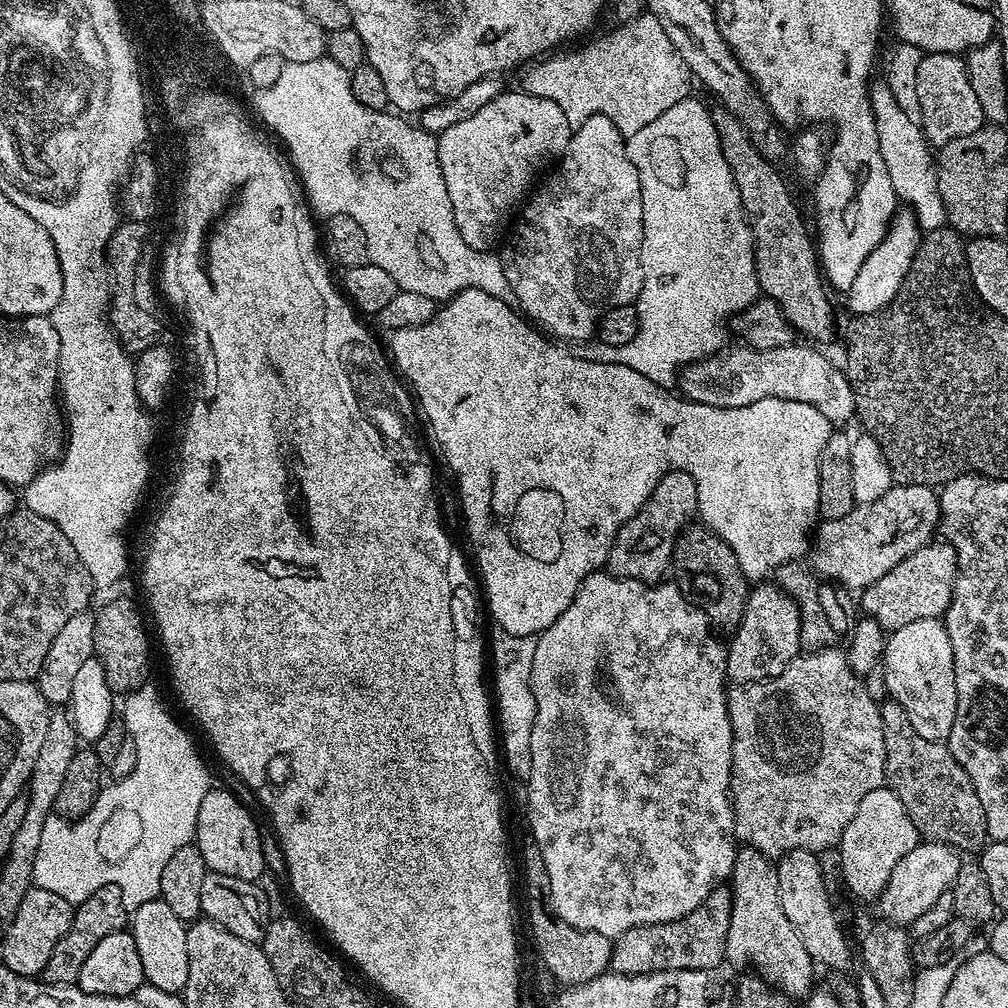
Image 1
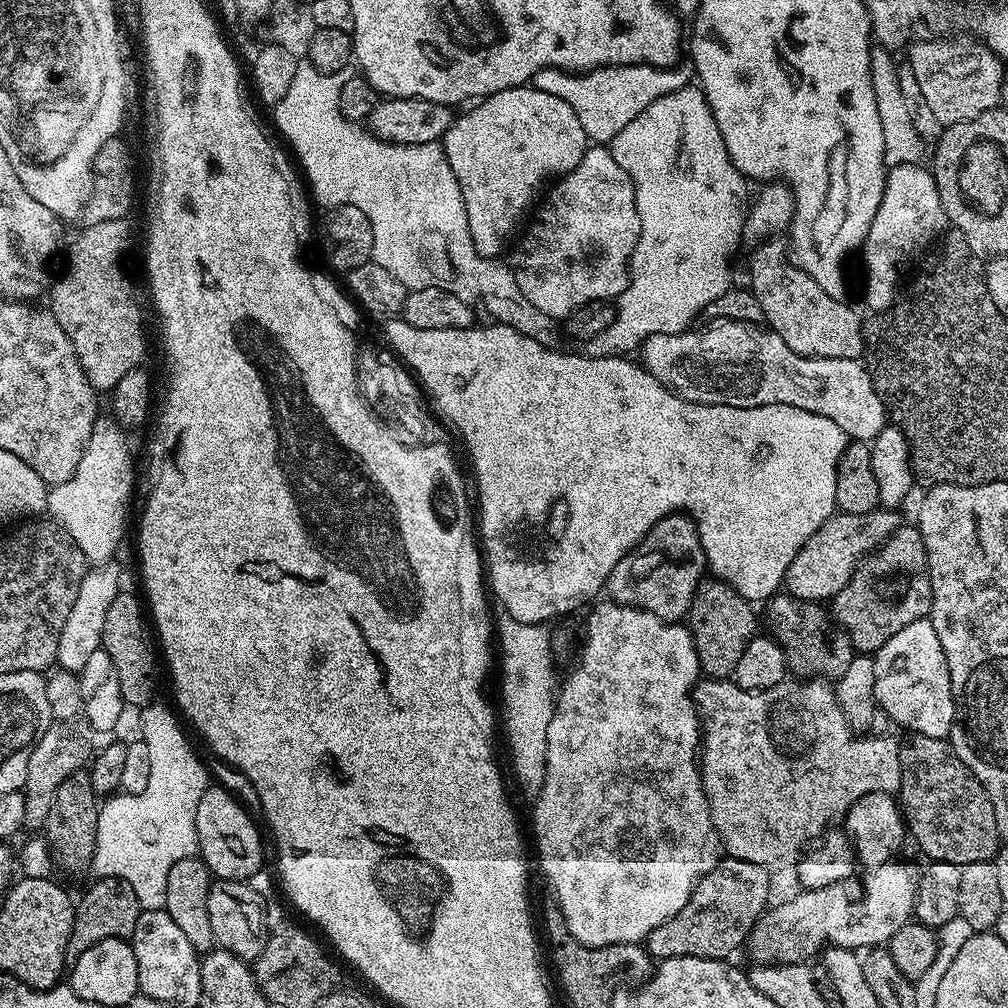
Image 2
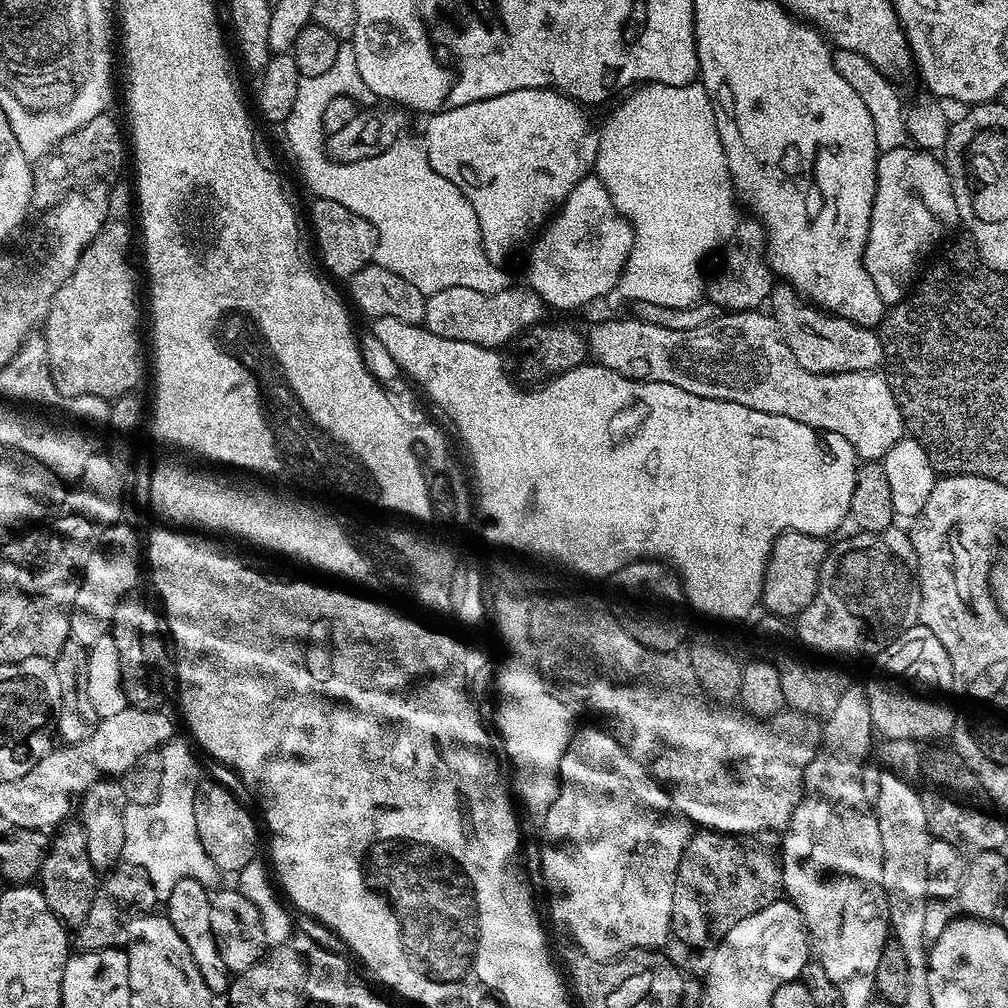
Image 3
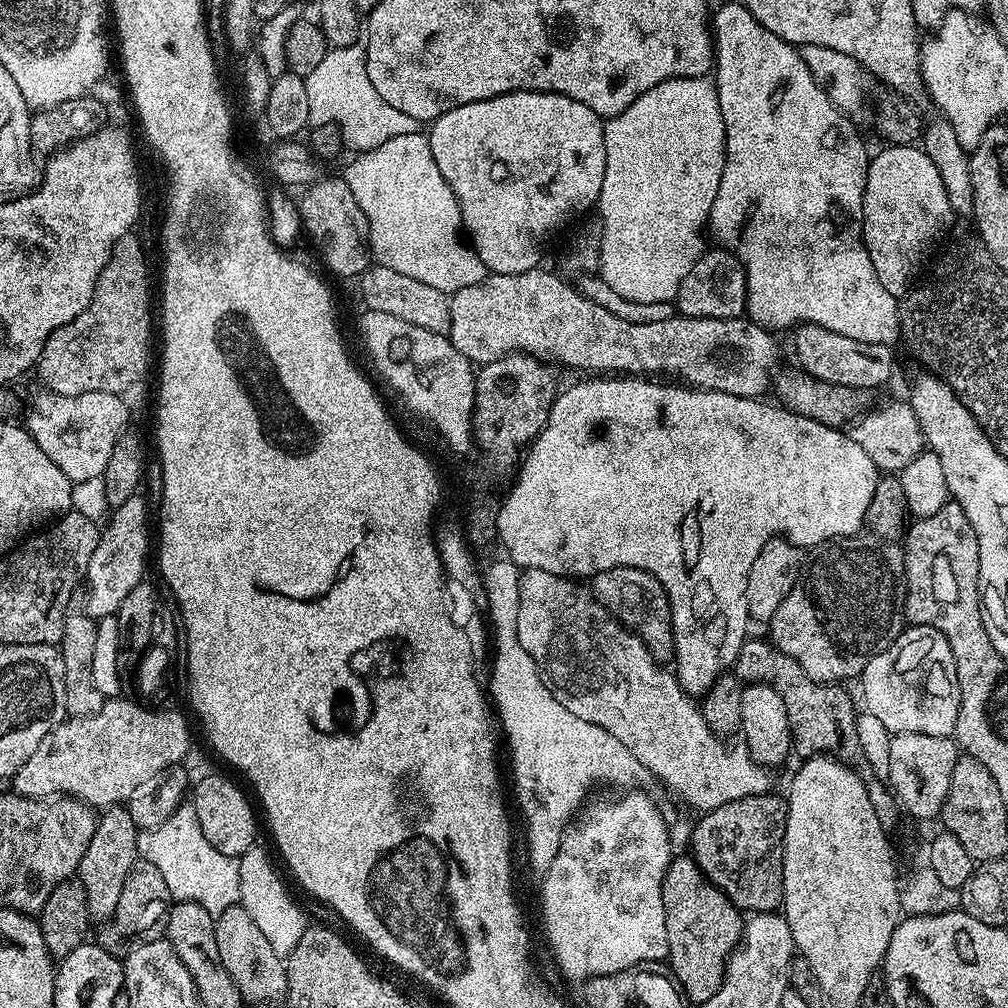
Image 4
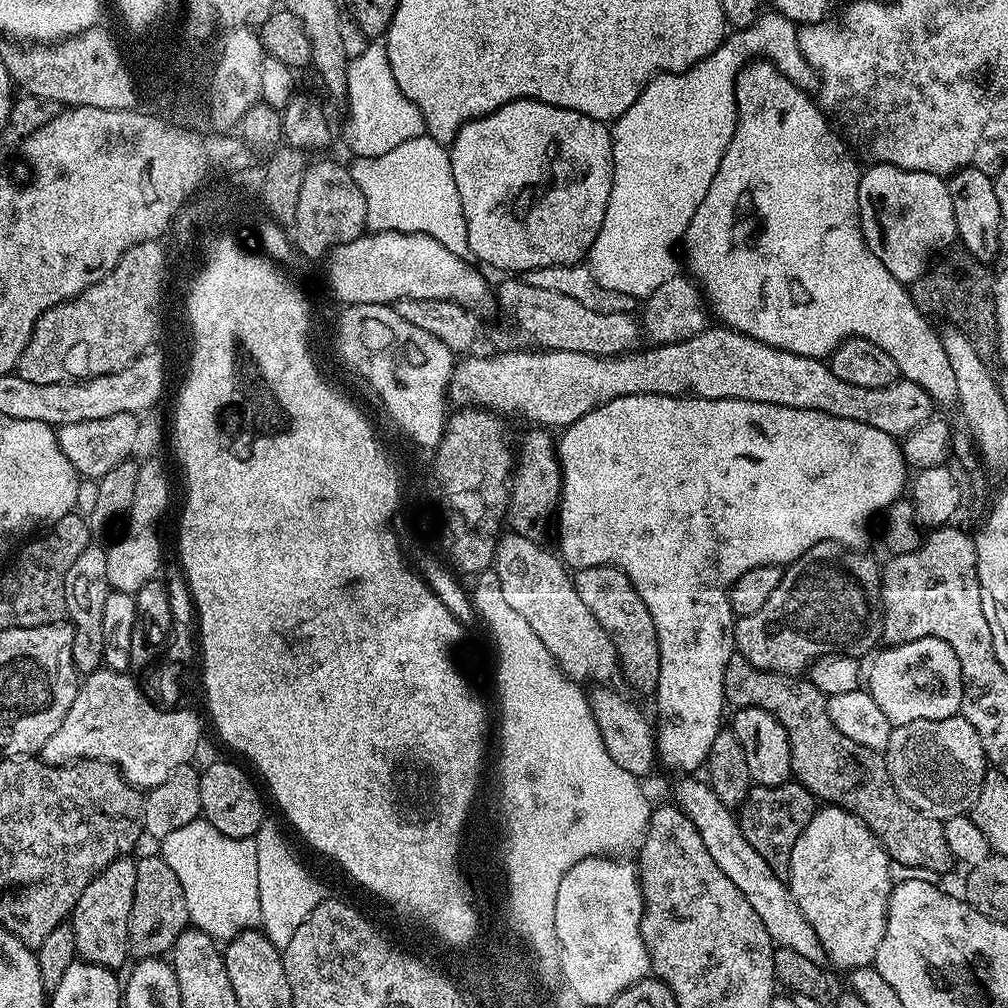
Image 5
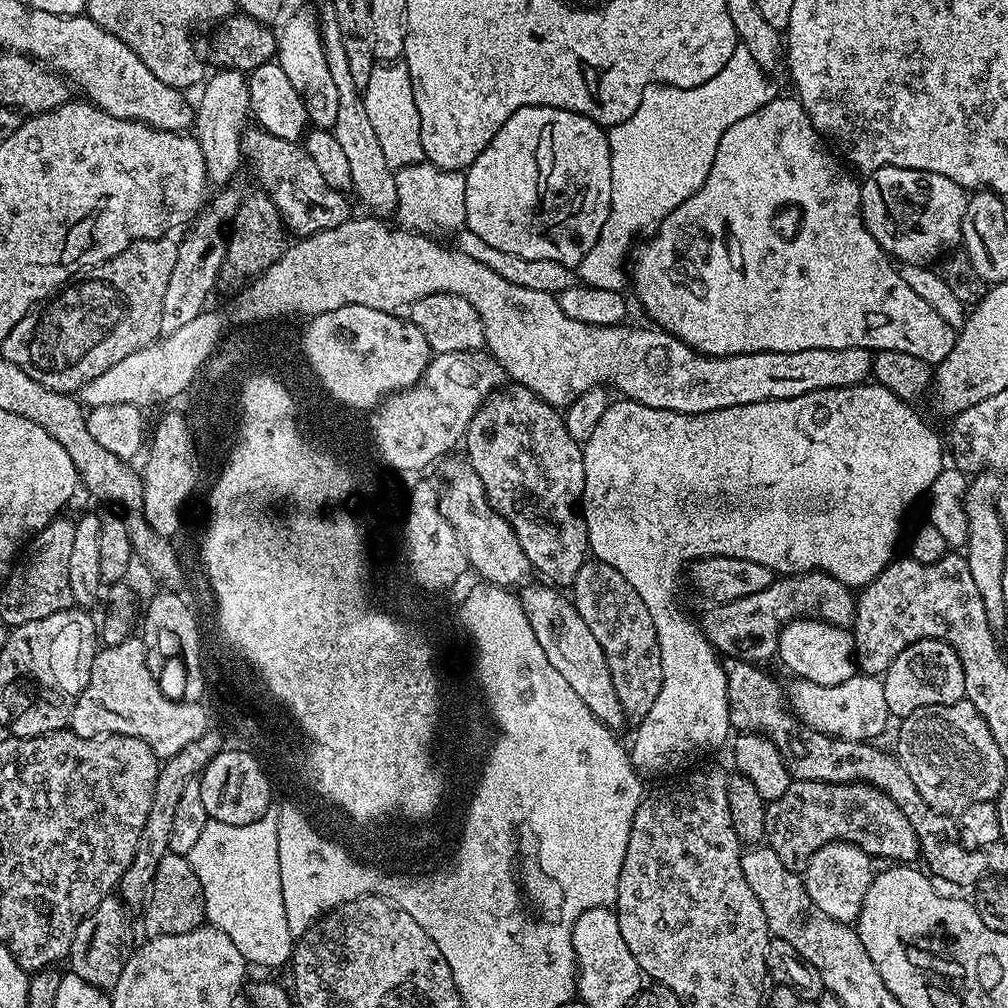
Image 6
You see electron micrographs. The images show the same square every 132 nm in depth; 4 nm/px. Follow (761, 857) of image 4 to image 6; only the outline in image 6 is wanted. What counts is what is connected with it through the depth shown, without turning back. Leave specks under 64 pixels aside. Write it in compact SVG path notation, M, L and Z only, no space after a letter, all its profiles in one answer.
M793 780L782 798L766 807L767 847L778 854L782 866L797 874L803 873L810 858L822 846L833 842L853 844L867 856L888 860L884 862L912 862L920 856L918 834L898 810L898 806L873 784L827 784L813 780Z

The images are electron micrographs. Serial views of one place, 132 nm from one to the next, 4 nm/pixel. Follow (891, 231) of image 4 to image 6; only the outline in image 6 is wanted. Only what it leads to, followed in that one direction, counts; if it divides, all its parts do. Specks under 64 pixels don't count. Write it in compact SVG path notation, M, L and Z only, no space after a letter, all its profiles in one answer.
M898 166L880 168L865 180L868 181L863 181L860 189L860 212L864 215L864 224L893 261L928 266L939 261L945 253L961 243L960 231L968 196L965 189L958 186L958 182L950 182L950 178L942 178L942 174L930 174Z

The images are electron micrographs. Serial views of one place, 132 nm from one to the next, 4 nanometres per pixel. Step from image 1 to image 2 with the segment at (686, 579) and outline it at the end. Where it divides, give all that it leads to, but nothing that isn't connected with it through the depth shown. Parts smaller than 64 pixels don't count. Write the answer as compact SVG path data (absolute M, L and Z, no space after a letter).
M705 578L700 581L686 617L686 627L692 634L700 670L705 677L723 680L735 673L742 650L746 650L758 632L758 612L752 608L755 608L753 601L742 598L742 594L724 580Z

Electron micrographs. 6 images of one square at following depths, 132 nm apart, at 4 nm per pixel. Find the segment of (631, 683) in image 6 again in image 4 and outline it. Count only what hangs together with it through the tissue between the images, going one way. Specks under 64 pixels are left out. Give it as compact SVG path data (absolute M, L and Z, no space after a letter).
M611 568L591 577L590 591L607 612L612 613L650 650L657 664L664 666L675 657L672 602L658 578L637 568Z

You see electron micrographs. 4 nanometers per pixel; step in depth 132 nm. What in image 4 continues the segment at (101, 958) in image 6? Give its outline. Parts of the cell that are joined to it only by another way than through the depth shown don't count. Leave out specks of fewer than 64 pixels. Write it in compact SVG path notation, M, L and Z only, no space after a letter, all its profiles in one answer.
M109 806L99 813L94 838L90 838L90 846L86 846L78 869L80 885L86 890L88 915L93 921L111 921L114 910L118 910L118 897L126 883L126 874L130 874L138 859L137 835L134 818L130 818L127 807Z

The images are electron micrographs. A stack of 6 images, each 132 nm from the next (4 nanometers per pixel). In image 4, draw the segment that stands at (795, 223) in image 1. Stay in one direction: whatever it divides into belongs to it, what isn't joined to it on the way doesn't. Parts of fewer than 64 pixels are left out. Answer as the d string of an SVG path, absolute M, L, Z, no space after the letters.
M801 324L795 329L792 344L796 347L796 360L801 369L809 376L822 382L830 382L834 386L850 386L851 388L866 388L877 390L892 376L896 368L896 360L892 357L893 349L887 344L874 342L858 342L858 338L846 338L846 334L838 334L834 330L826 330L817 324Z

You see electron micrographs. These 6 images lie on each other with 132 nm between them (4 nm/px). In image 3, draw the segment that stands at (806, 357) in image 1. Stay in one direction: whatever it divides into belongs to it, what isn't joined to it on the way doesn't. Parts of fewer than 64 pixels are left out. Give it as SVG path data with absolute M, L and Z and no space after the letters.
M767 311L720 314L694 330L666 330L666 326L627 319L604 320L586 332L595 363L626 378L682 386L702 398L738 402L766 414L794 418L821 433L842 434L864 462L883 461L890 446L905 439L904 419L887 376L879 371L818 374L798 366Z

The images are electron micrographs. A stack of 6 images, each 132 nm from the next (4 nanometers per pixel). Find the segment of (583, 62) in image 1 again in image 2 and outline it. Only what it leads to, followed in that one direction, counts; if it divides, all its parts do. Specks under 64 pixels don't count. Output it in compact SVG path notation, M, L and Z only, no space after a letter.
M680 62L671 68L649 64L608 65L584 73L563 72L559 68L543 68L532 76L531 87L561 98L575 113L591 141L609 143L622 128L642 114L651 102L687 87L694 76L691 63Z

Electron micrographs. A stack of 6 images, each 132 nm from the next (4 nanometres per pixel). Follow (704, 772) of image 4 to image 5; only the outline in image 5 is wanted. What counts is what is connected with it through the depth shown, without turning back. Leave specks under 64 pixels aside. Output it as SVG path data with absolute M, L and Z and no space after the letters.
M520 535L499 537L494 570L502 586L502 595L515 612L526 618L530 630L542 640L542 646L546 646L569 680L611 681L608 679L618 672L614 642L610 642L598 618L586 610L586 602L582 602L578 595L573 573L555 551L547 552L543 546L543 543Z

